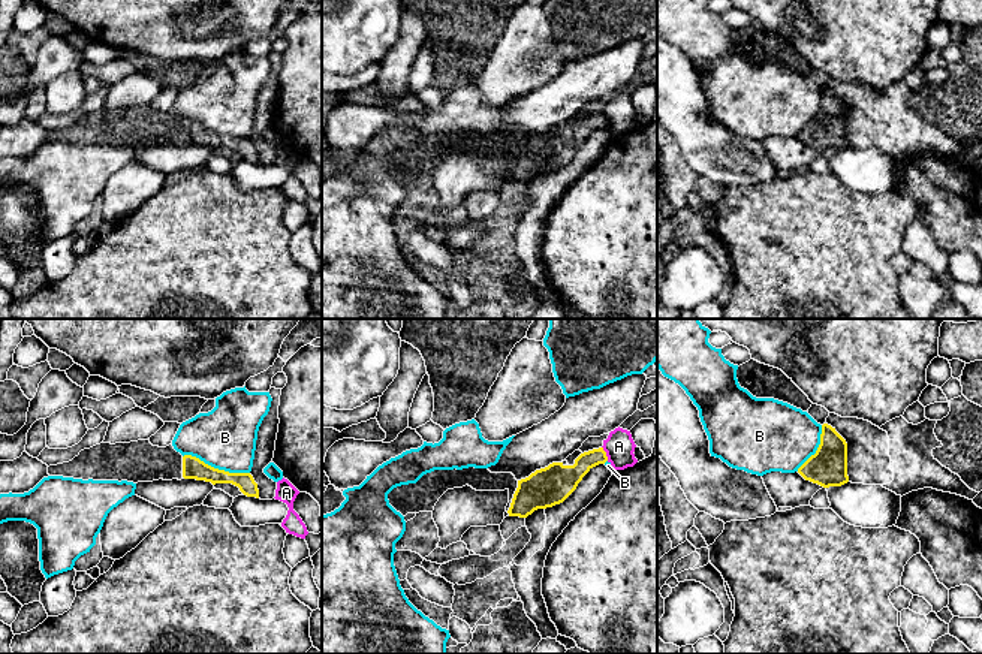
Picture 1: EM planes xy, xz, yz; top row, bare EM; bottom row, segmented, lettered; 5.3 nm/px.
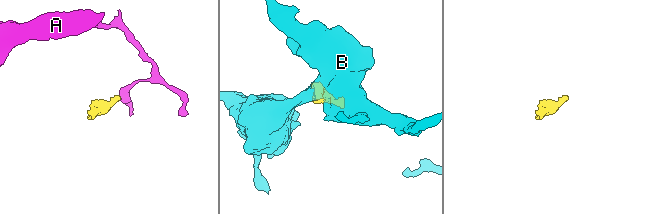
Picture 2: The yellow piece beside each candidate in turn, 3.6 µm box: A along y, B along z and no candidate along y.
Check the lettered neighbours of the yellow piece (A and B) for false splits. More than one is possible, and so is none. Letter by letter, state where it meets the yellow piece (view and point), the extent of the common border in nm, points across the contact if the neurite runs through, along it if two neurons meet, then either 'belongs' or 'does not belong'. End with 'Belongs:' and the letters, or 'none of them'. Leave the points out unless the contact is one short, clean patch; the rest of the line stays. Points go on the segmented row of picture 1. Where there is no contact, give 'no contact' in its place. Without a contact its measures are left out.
A: xz (605, 454) | 90 nm | along xz (602, 446), (608, 460) | does not belong
B: xy (216, 469) | 380 nm | does not belong
Belongs: none of them

